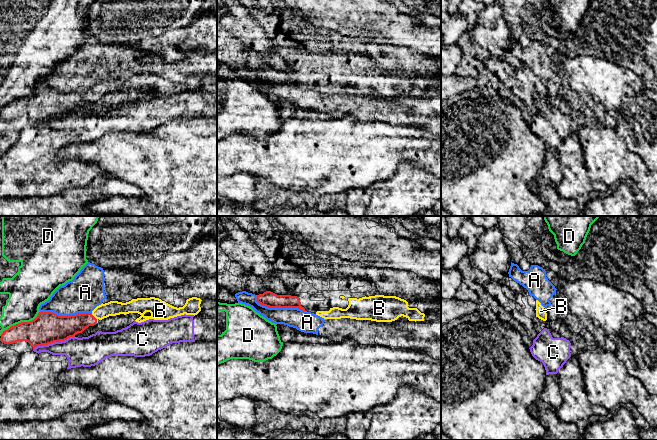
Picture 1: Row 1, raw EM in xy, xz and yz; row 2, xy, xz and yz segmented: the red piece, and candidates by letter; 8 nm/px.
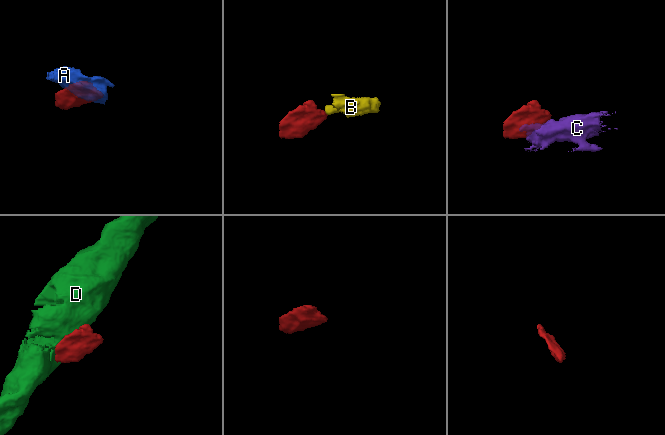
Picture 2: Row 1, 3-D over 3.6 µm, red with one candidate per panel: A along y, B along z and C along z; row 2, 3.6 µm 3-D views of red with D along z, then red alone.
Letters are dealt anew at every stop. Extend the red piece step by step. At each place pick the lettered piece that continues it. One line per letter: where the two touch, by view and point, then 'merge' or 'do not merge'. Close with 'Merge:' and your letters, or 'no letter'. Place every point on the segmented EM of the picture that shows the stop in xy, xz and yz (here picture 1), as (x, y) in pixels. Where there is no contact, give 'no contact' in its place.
A: meets red in xz at (278, 307); do not merge
B: meets red in xy at (93, 316); merge
C: meets red in xy at (53, 342); do not merge
D: meets red in xy at (21, 322); do not merge
Merge: B

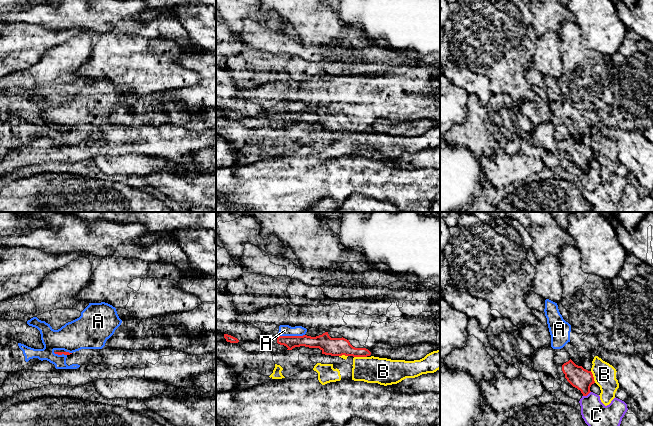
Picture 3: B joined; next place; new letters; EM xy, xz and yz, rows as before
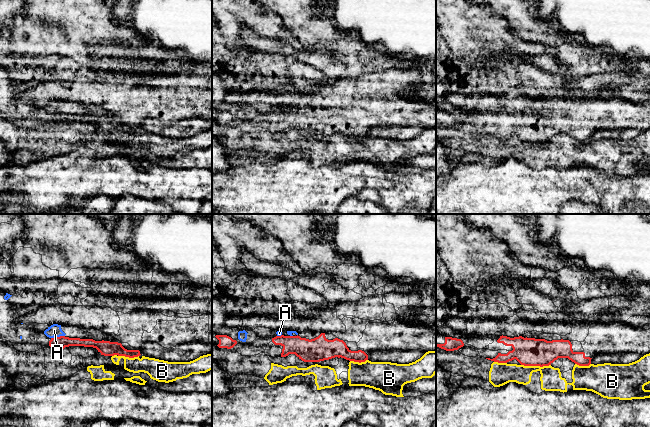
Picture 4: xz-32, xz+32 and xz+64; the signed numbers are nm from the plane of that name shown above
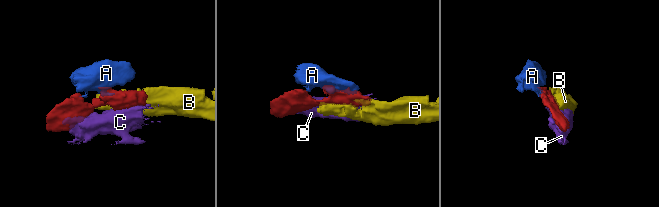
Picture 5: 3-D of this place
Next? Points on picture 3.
A: meets red in xz at (291, 336); do not merge
B: meets red in xz at (360, 356); do not merge
C: meets red in yz at (586, 395); do not merge
Merge: no letter

